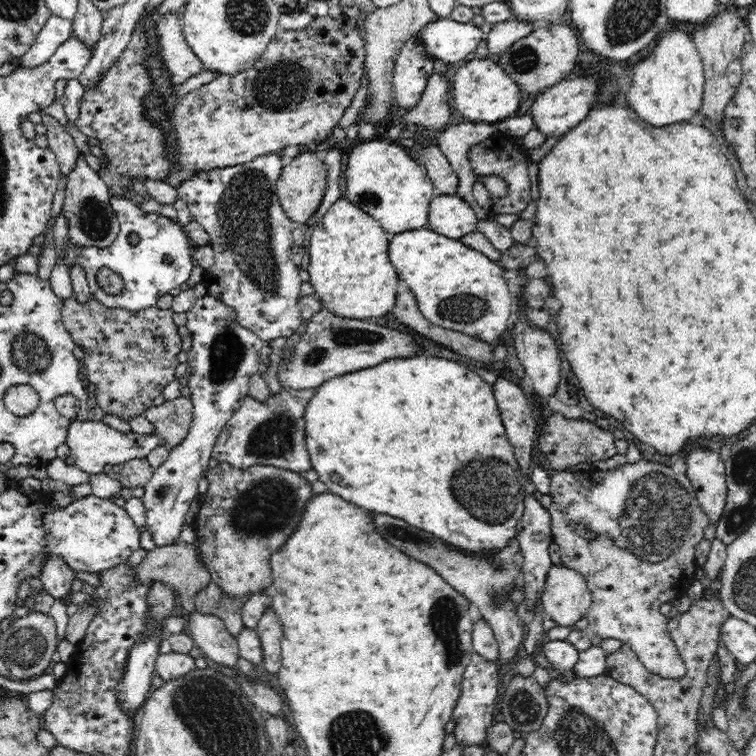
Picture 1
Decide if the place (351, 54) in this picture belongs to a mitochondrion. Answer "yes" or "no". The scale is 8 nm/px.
no

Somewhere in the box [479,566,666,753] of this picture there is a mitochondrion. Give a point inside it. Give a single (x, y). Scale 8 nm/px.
(523, 707)

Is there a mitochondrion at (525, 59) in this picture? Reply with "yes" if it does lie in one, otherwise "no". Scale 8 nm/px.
yes

